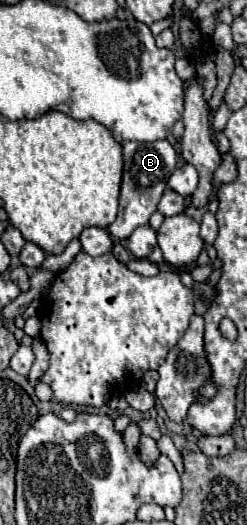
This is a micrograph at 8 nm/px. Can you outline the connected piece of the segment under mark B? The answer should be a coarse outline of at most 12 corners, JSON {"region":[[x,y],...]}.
{"region":[[167,140],[123,142],[115,238],[157,210],[177,152]]}

